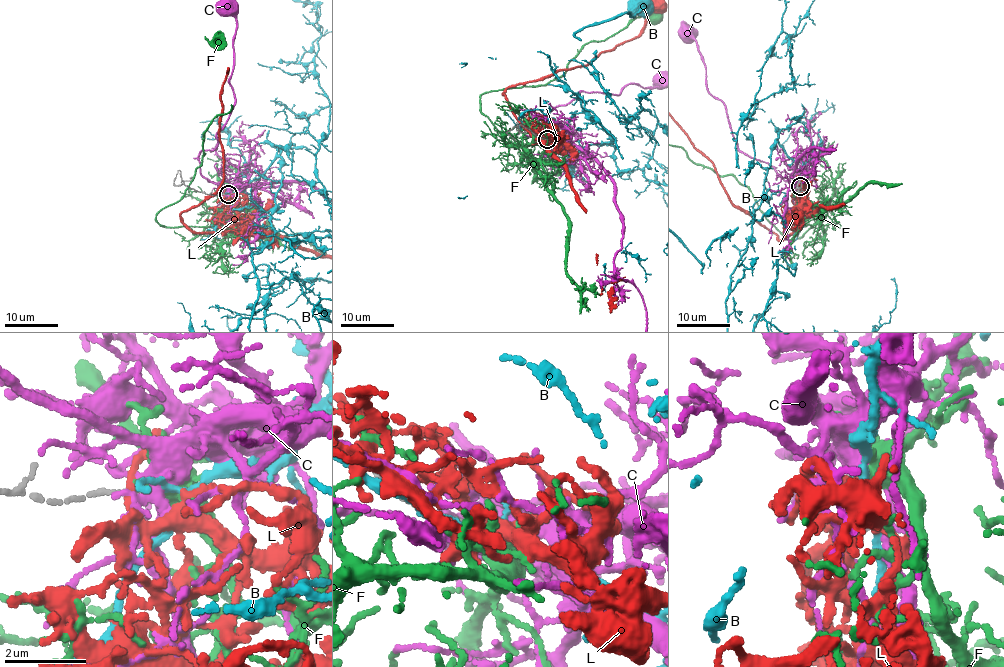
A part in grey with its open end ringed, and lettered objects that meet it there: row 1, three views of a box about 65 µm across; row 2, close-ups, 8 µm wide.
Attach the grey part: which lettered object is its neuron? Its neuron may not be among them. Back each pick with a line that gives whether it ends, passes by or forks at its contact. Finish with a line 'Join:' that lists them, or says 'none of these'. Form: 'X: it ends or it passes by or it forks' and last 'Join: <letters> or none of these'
B: it forks
Join: B

